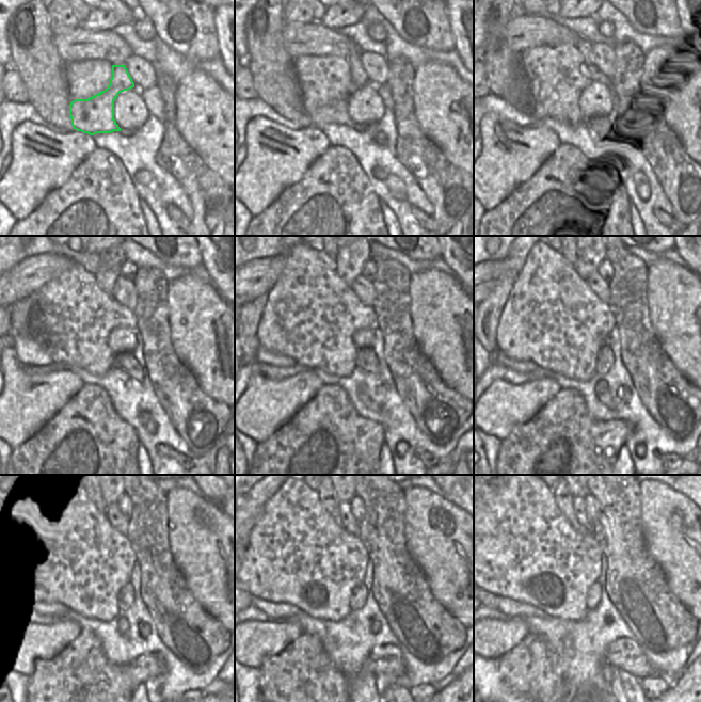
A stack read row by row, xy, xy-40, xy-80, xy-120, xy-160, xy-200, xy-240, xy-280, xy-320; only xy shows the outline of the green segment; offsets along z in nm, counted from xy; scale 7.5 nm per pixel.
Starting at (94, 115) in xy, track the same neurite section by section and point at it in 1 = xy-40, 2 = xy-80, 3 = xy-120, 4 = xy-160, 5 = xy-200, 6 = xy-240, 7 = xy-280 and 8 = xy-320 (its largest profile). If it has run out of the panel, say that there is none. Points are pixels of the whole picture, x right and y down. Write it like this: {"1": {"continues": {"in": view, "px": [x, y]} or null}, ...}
{"1": {"continues": {"in": "xy-40", "px": [336, 113]}}, "2": {"continues": {"in": "xy-80", "px": [585, 47]}}, "3": {"continues": {"in": "xy-120", "px": [110, 261]}}, "4": {"continues": {"in": "xy-160", "px": [350, 258]}}, "5": {"continues": {"in": "xy-200", "px": [589, 257]}}, "6": {"continues": {"in": "xy-240", "px": [109, 496]}}, "7": {"continues": {"in": "xy-280", "px": [345, 496]}}, "8": {"continues": {"in": "xy-320", "px": [582, 496]}}}

